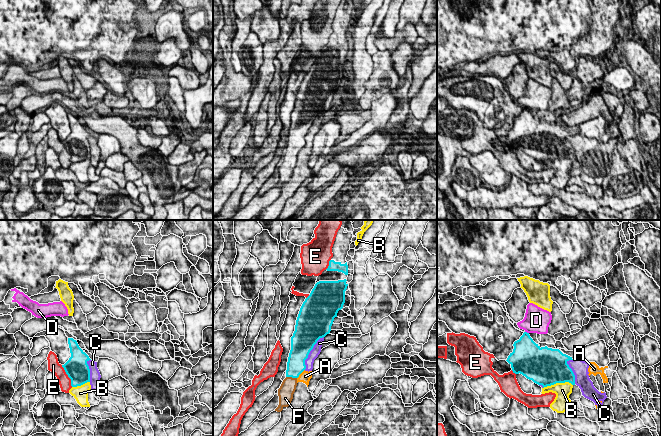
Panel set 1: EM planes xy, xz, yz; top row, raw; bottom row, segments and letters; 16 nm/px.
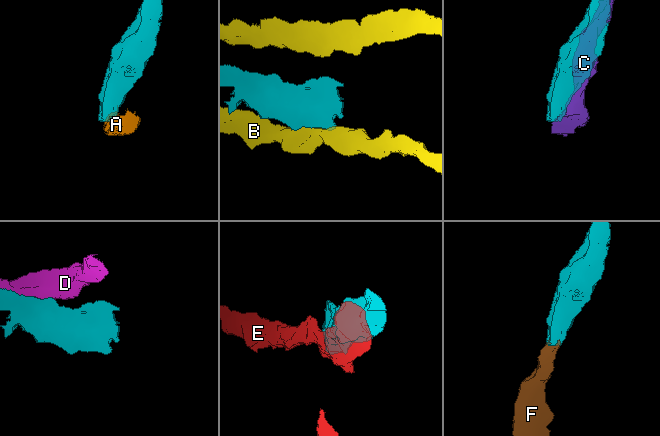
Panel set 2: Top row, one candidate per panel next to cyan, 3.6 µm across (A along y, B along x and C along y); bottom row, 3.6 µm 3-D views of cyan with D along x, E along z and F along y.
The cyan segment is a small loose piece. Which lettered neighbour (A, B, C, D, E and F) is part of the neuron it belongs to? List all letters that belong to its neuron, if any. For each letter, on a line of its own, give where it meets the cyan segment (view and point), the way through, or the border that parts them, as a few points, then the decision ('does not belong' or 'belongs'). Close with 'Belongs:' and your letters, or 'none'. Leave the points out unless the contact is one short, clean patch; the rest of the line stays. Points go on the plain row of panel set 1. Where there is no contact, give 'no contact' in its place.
A: contact xz (300, 149); does not belong
B: contact yz (557, 158); does not belong
C: contact xz (309, 128); does not belong
D: contact yz (526, 108); does not belong
E: contact xy (68, 152); does not belong
F: contact xz (291, 152); belongs
Belongs: F

